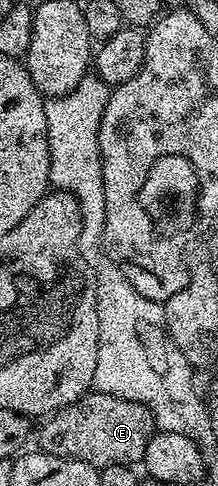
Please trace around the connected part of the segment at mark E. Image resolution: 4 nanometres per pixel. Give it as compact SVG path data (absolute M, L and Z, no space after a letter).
M89 390L72 405L62 407L45 420L38 431L37 450L52 457L84 461L96 468L138 465L145 460L148 441L154 438L154 415L147 407L124 397Z

